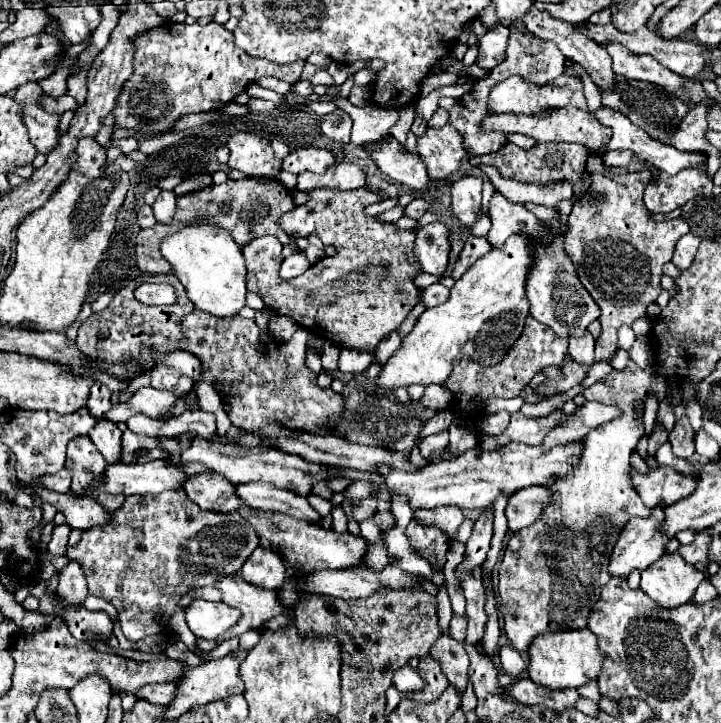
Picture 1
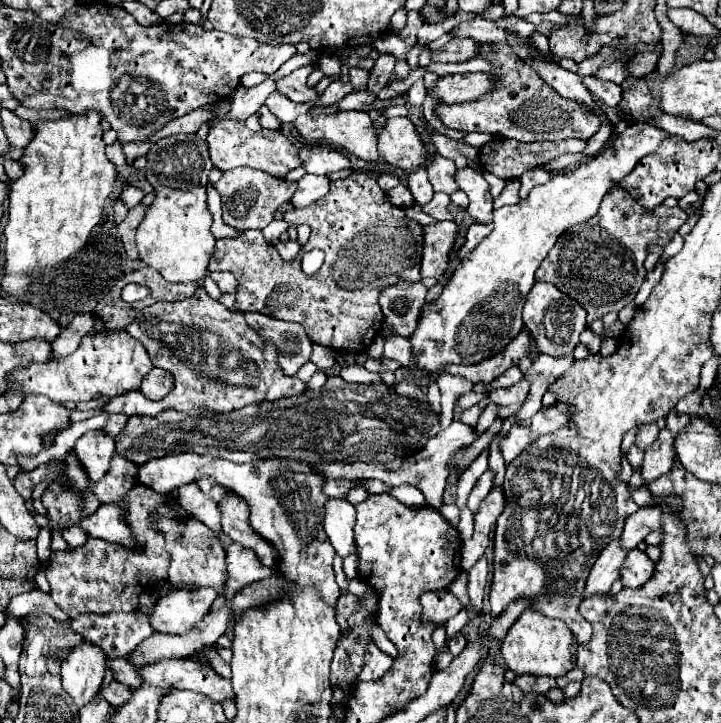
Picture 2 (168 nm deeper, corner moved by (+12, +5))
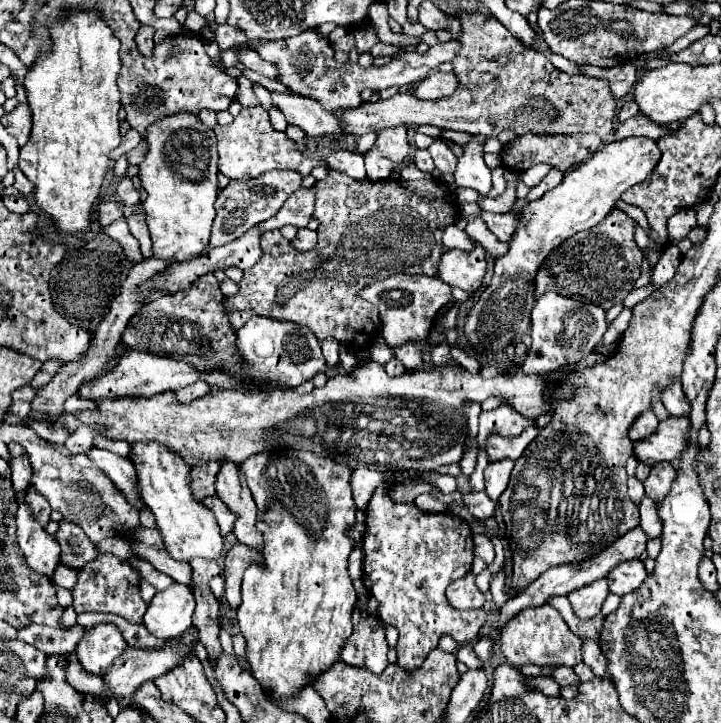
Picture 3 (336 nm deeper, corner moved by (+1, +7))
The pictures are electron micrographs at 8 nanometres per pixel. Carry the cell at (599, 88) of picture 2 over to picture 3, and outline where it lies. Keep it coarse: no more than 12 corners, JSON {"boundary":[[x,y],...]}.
{"boundary":[[633,99],[621,105],[617,121],[623,123],[639,113]]}

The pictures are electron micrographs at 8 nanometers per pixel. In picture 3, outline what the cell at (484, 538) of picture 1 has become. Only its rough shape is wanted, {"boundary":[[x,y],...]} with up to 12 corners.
{"boundary":[[495,461],[485,469],[485,493],[503,493],[513,461]]}

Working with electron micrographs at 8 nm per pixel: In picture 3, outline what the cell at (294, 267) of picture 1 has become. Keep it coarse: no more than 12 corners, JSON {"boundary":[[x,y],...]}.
{"boundary":[[299,229],[291,241],[299,251],[311,251],[317,245],[317,231]]}

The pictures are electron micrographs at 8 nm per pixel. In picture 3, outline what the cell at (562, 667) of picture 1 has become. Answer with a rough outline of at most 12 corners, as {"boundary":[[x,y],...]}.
{"boundary":[[551,605],[501,627],[513,667],[583,661],[581,639]]}

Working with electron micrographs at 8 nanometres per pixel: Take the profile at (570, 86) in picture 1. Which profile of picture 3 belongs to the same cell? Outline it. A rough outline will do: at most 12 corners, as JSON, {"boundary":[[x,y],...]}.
{"boundary":[[433,73],[417,83],[417,99],[441,99],[457,89],[453,73]]}

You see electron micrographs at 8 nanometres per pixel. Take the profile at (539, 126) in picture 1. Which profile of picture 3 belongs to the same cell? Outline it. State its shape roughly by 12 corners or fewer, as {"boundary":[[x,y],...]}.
{"boundary":[[461,13],[459,89],[335,111],[361,137],[425,123],[487,137],[613,131],[607,79],[567,75]]}

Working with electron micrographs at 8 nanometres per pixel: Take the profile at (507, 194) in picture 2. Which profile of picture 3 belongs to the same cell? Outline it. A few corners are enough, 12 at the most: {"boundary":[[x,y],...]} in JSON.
{"boundary":[[491,169],[491,193],[499,197],[505,191],[503,171]]}

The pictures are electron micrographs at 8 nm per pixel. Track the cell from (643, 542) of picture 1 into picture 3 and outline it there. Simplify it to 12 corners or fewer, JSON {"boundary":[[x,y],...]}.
{"boundary":[[607,579],[567,595],[575,617],[587,621],[609,595]]}

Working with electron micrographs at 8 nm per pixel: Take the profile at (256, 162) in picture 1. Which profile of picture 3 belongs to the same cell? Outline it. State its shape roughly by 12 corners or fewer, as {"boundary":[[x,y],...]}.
{"boundary":[[267,109],[215,125],[219,173],[307,177],[319,161],[271,127]]}

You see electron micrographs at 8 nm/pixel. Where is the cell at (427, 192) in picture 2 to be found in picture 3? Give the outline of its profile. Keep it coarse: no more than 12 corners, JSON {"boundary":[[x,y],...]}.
{"boundary":[[419,149],[413,157],[421,171],[435,171],[433,159],[427,149]]}

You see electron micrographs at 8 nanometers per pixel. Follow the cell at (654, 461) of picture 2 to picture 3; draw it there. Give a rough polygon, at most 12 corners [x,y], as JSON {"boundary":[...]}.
{"boundary":[[653,465],[645,493],[659,505],[671,489],[675,469]]}

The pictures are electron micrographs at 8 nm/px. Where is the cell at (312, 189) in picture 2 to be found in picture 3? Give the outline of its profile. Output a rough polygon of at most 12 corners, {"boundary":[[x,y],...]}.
{"boundary":[[297,189],[261,231],[283,225],[307,227],[315,205],[315,191]]}

